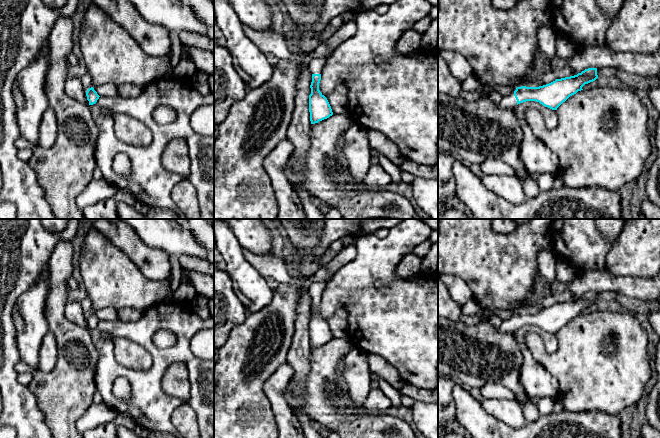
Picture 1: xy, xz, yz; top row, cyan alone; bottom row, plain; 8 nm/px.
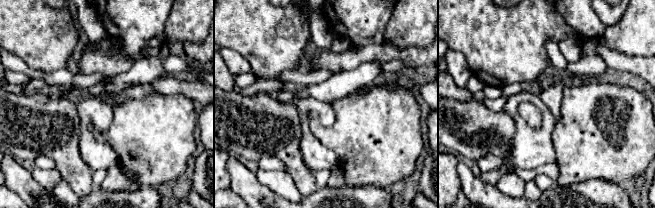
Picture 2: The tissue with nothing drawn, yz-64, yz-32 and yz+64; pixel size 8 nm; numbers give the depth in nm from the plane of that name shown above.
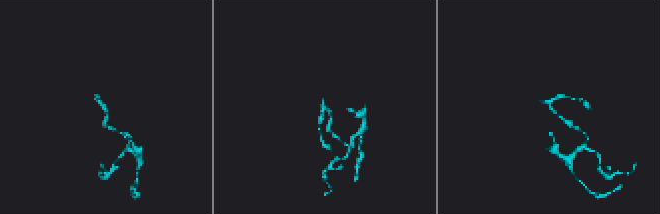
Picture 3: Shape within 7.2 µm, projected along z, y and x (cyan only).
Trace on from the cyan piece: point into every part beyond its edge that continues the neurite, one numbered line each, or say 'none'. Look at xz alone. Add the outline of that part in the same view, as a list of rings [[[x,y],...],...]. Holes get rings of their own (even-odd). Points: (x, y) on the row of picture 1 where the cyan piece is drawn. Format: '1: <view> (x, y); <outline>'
1: xz (316, 65); [[[326,57],[312,58],[308,65],[308,70],[311,74],[321,74],[326,63]]]

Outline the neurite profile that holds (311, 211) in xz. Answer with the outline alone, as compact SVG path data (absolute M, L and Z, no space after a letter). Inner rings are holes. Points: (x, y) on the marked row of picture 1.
M299 188L296 191L303 206L306 219L326 219L325 215L311 202L312 197L306 190Z

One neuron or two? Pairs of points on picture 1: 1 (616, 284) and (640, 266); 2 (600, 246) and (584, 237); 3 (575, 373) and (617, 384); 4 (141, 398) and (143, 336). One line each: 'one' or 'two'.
1: two
2: one
3: one
4: one

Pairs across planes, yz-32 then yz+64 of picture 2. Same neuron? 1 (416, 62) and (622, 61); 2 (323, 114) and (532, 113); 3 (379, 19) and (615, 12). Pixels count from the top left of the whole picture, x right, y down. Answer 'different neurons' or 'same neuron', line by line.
1: same neuron
2: different neurons
3: different neurons

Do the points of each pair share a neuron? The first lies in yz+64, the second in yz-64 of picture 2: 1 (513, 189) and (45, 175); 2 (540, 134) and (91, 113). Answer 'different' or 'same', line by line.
1: same
2: same

